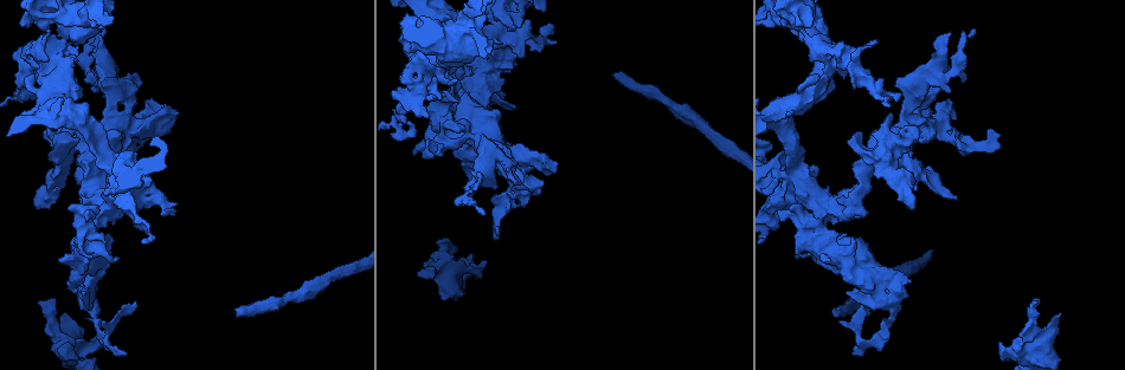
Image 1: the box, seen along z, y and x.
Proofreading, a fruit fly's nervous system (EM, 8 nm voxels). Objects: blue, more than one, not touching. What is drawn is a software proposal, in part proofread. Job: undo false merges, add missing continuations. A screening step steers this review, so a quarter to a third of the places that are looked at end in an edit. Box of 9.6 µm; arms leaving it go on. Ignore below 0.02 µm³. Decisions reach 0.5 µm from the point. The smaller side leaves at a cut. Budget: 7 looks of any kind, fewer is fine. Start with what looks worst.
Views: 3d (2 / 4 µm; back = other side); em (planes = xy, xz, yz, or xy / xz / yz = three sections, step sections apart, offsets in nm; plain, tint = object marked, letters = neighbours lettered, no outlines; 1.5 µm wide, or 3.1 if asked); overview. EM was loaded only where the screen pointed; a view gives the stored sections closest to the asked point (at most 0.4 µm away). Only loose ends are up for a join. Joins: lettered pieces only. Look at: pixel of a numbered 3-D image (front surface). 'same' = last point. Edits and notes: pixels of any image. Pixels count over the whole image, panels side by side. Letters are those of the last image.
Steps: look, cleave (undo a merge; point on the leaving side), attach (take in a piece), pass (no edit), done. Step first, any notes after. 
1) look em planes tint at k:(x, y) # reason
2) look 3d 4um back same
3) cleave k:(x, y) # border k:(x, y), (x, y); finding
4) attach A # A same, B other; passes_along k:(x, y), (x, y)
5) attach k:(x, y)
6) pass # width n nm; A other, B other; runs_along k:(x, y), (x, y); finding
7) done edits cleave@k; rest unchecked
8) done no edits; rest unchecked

look em planes plain at 1:(833, 310) # an open end

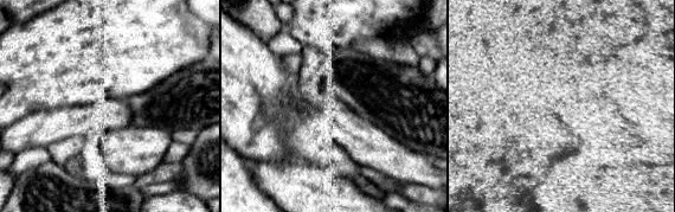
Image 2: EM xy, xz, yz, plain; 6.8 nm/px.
look em planes letters same # what lies round it

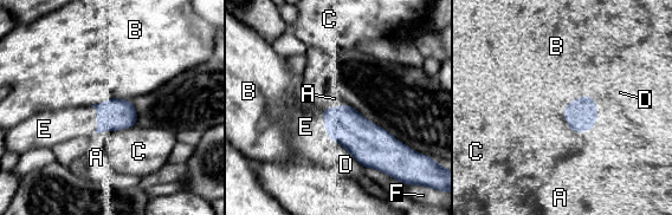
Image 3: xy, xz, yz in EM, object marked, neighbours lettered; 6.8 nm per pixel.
attach E # A other, B other, C other, D other, E same, F other; the neuron continues

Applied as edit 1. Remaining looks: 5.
look em xy step 4 tint at 1:(502, 37) # touches itself

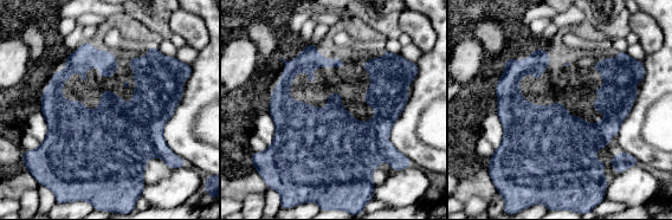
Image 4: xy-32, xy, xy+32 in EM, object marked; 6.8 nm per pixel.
look em planes tint same

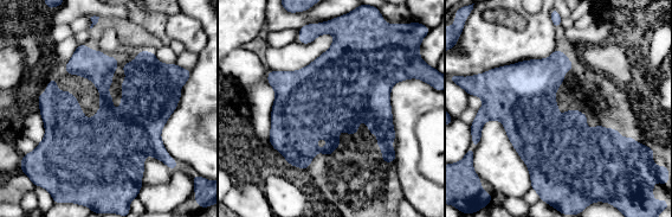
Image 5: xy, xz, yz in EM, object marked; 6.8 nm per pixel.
look em planes letters same # what lies round it

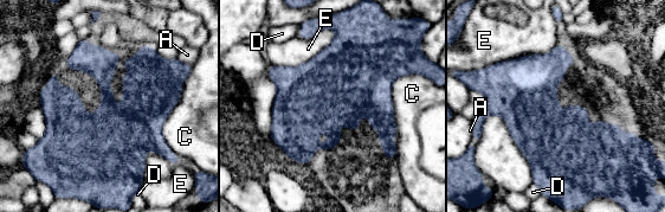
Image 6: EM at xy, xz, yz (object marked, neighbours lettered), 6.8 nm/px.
pass # width 440 nm; A other, C other, D other, E other; border 6:(335, 30), (308, 60), (271, 66); continuous, no second neuron

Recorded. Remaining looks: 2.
look 3d 2um back at 1:(485, 264) # an open end

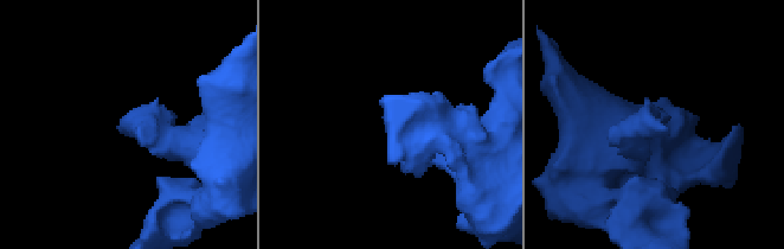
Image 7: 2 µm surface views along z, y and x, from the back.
look em yz step 4 letters at 7:(668, 131) # now the EM

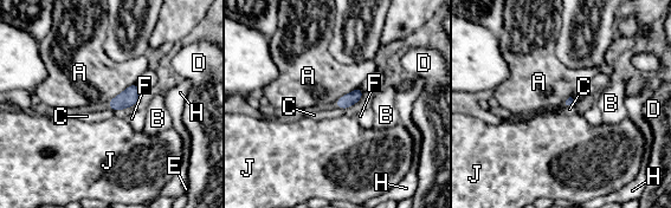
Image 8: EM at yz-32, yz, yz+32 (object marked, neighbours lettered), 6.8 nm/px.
pass # A other, B other, C other, D other, E other, F other, H other, J other; border 8:(336, 106), (344, 109); no lettered piece goes on from it

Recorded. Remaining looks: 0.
done edits attach@3; rest unchecked

